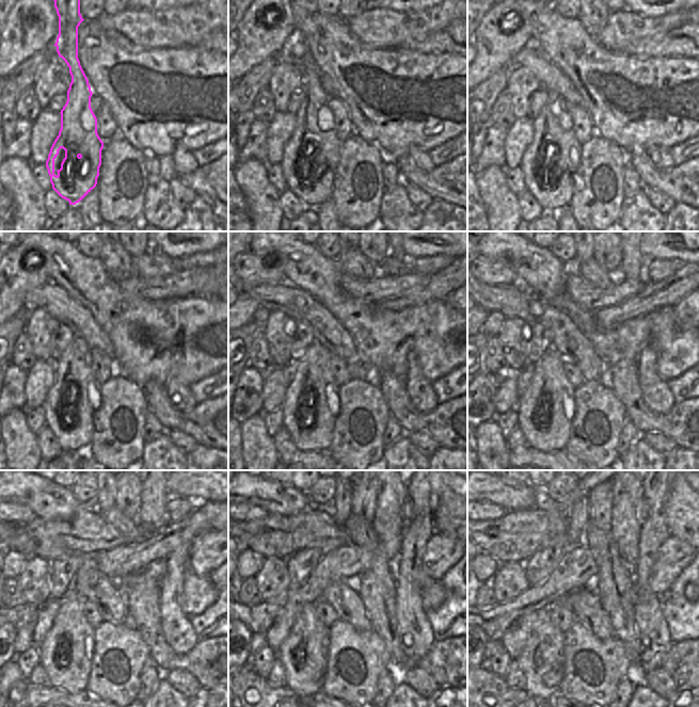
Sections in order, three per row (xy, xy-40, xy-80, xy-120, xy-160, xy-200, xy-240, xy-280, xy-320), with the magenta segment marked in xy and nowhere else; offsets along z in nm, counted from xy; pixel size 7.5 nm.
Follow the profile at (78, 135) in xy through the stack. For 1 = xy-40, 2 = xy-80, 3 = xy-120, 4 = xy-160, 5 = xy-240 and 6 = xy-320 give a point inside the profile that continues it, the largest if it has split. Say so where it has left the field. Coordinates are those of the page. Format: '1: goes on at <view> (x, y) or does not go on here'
1: goes on at xy-40 (315, 137)
2: goes on at xy-80 (554, 145)
3: goes on at xy-120 (75, 387)
4: goes on at xy-160 (311, 403)
5: goes on at xy-240 (65, 653)
6: goes on at xy-320 (543, 649)

